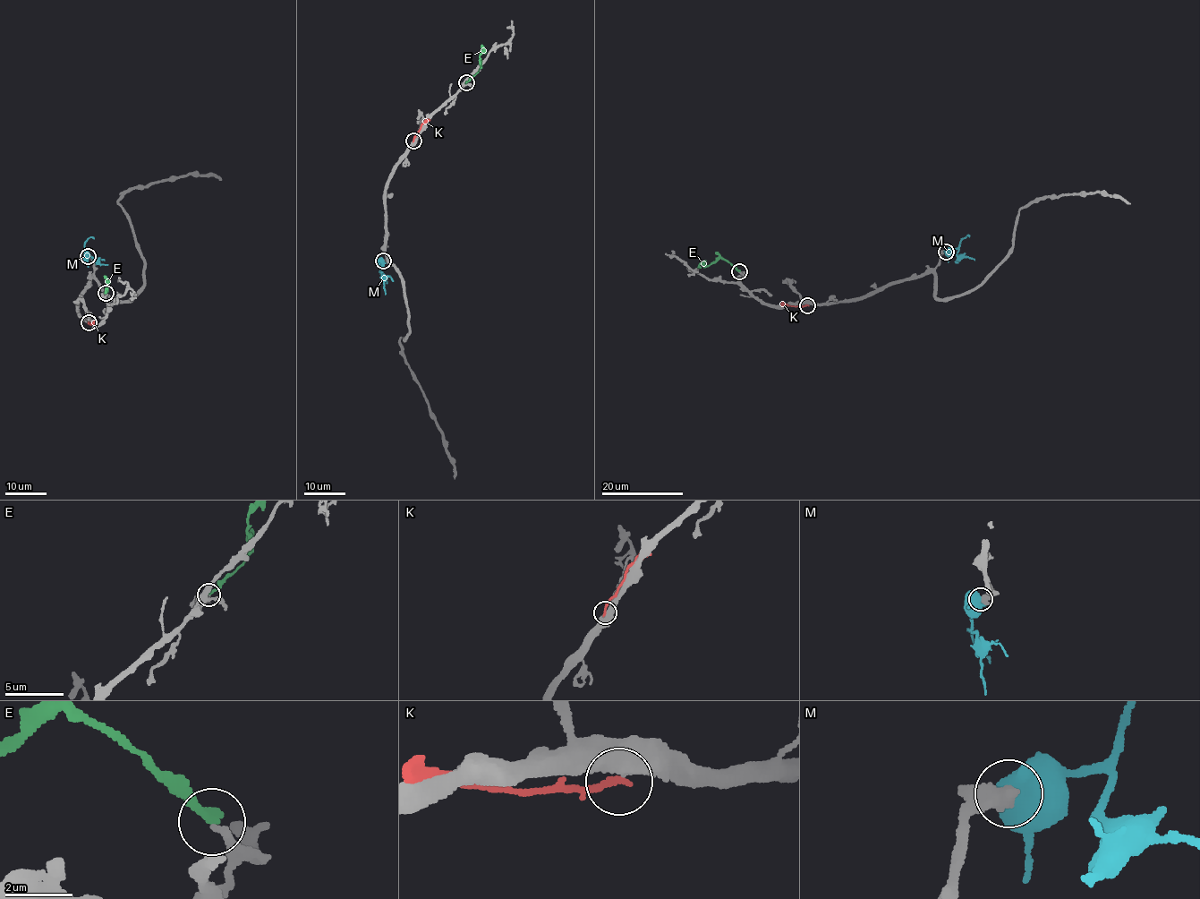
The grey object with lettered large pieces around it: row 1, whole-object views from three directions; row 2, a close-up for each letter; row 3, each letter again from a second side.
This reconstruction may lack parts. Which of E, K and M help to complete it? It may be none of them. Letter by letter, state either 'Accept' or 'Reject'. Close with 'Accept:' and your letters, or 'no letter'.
E: Accept
K: Reject
M: Reject
Accept: E

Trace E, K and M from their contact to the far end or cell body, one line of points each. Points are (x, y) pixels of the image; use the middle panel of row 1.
E: (465, 83), (480, 66), (481, 44)
K: (413, 141), (421, 126), (430, 119)
M: (383, 261), (380, 271), (385, 294)

